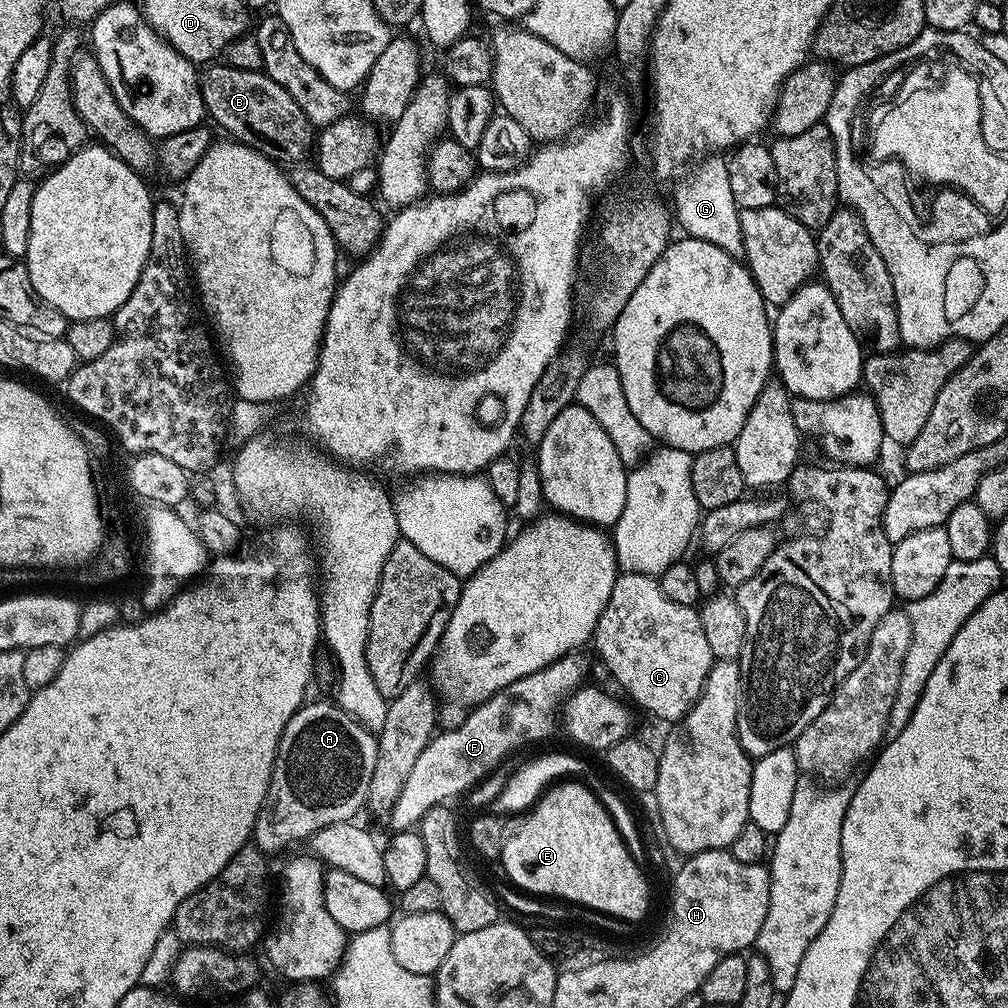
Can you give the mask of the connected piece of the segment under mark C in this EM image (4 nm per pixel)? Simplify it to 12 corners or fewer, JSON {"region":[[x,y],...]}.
{"region":[[617,575],[595,644],[623,695],[671,722],[714,663],[695,607]]}

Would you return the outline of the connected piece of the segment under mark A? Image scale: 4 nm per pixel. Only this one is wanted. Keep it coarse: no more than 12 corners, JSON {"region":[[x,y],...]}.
{"region":[[335,703],[286,722],[251,839],[265,854],[365,807],[377,737]]}

